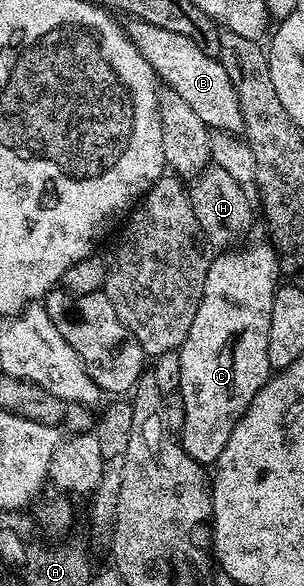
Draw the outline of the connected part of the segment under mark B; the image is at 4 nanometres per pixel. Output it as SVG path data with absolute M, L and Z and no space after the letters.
M129 21L126 26L128 39L146 56L146 60L156 73L157 79L167 89L178 92L190 108L194 108L198 120L202 120L213 131L225 135L239 135L244 129L242 108L238 108L238 92L234 92L234 84L230 84L230 76L226 76L226 68L222 68L219 57L211 58L190 40L190 36L181 36L178 32L166 32L166 28L158 28L158 24Z

